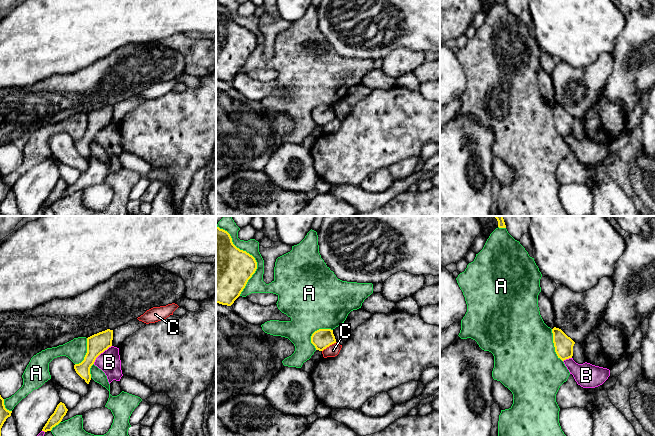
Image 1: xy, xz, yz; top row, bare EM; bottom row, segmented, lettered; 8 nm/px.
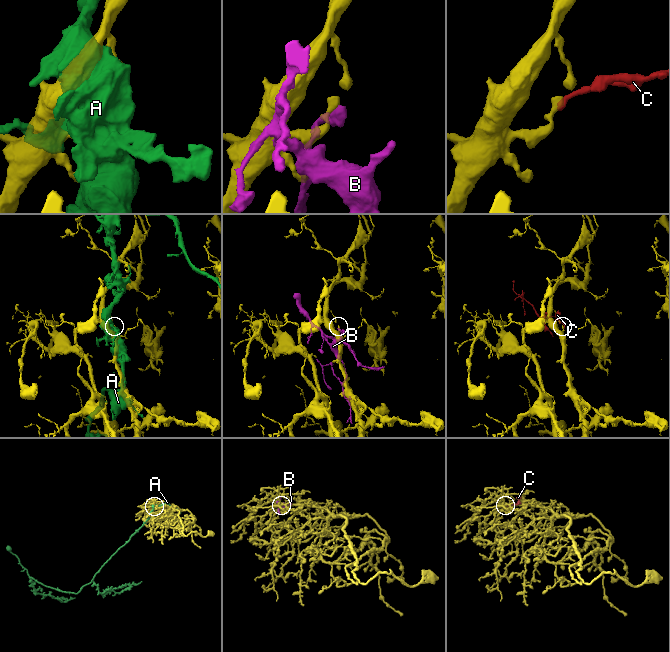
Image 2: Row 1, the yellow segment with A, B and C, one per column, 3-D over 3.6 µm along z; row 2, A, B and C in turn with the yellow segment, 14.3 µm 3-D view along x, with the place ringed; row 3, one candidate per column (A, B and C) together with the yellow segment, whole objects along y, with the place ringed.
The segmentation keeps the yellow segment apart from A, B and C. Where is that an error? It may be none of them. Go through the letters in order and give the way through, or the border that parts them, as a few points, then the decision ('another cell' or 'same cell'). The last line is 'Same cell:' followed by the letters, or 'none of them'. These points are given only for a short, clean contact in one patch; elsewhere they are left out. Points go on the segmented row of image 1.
A: another cell
B: another cell
C: along xz (336, 342), (327, 346), (322, 351) | another cell
Same cell: none of them

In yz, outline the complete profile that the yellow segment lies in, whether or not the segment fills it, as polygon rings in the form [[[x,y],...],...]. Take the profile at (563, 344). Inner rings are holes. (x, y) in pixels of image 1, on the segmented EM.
[[[552,329],[555,352],[562,361],[572,358],[575,342],[568,337],[561,329]]]

